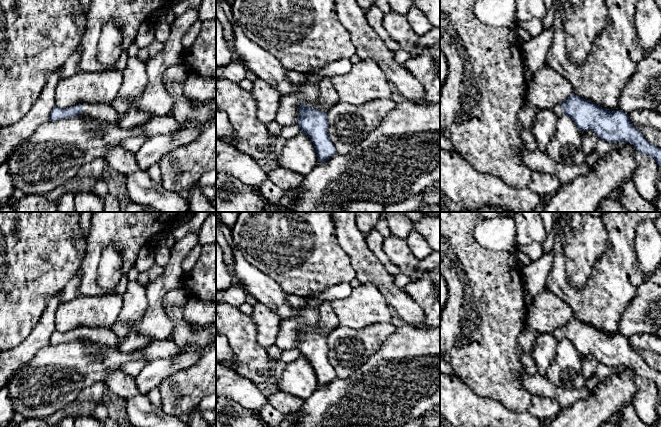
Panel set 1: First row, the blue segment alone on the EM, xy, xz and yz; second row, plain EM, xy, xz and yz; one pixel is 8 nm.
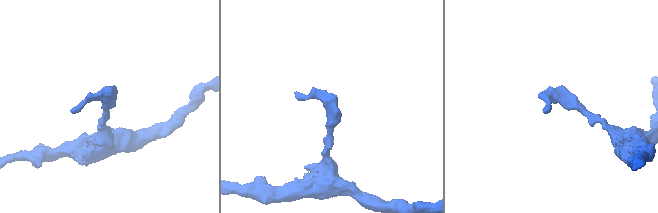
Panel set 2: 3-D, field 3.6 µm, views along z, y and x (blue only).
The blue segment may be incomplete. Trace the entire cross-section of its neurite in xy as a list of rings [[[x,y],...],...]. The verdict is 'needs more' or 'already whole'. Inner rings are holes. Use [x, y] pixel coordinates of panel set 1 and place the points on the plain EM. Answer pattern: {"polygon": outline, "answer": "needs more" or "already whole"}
{"polygon": [[[96,327],[76,329],[67,333],[61,333],[55,330],[50,337],[49,345],[54,346],[60,343],[67,343],[69,341],[74,341],[82,337],[89,339],[93,343],[104,345],[118,344],[116,335],[112,330],[109,329],[109,327]]], "answer": "needs more"}

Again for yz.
{"polygon": [[[575,318],[549,334],[558,342],[562,339],[569,340],[581,355],[590,353],[599,363],[610,367],[620,365],[630,367],[638,376],[654,382],[658,390],[661,390],[661,373],[649,367],[623,335],[606,334]]], "answer": "needs more"}

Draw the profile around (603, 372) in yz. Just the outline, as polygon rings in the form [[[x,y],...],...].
[[[599,363],[595,374],[586,380],[585,387],[594,390],[595,387],[602,381],[608,379],[614,374],[621,374],[624,371],[624,366],[610,367],[603,363]]]

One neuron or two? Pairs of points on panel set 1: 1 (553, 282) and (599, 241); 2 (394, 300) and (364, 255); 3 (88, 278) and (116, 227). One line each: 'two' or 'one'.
1: two
2: one
3: one

